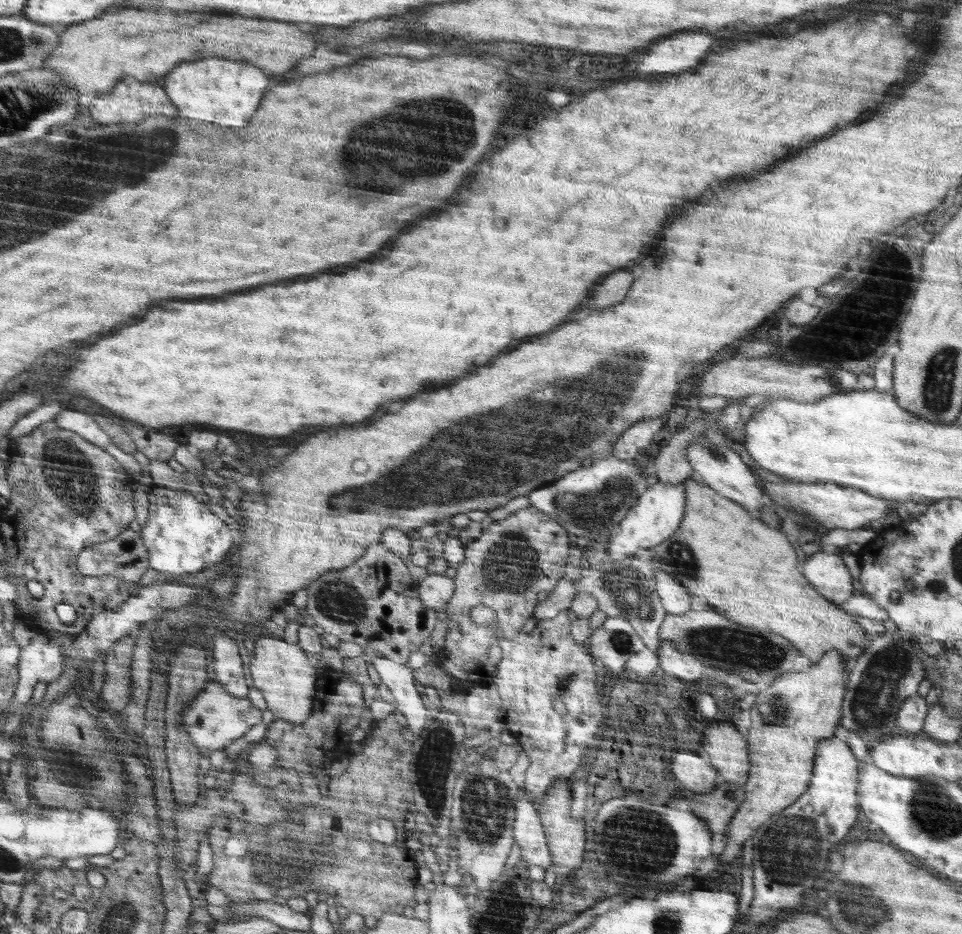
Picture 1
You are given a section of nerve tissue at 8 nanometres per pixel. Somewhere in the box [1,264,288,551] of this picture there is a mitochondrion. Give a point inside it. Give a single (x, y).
(65, 471)

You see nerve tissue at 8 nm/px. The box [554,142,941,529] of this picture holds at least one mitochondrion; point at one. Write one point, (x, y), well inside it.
(904, 284)

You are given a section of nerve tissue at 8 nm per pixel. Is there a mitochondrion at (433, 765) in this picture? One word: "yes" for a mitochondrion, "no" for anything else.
yes

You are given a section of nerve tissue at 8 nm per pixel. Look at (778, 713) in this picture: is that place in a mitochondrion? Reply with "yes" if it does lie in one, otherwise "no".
yes

